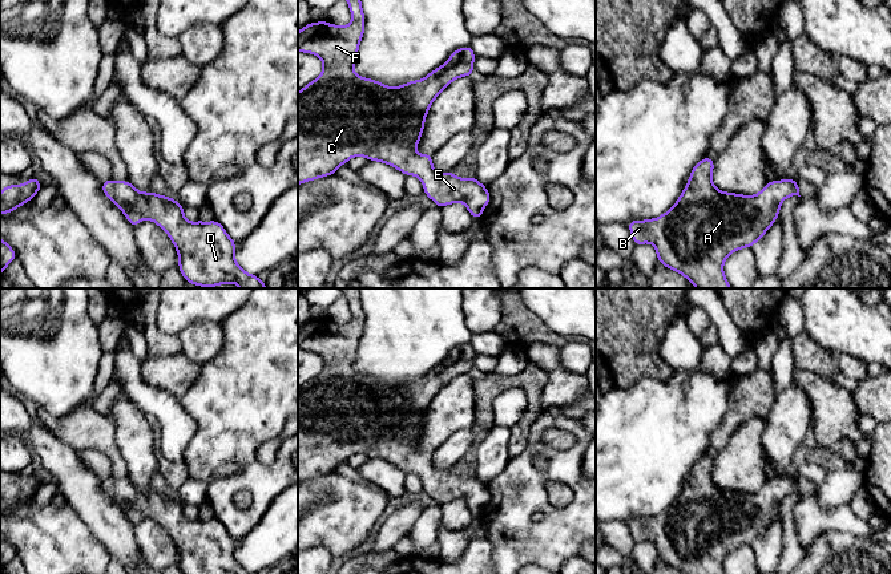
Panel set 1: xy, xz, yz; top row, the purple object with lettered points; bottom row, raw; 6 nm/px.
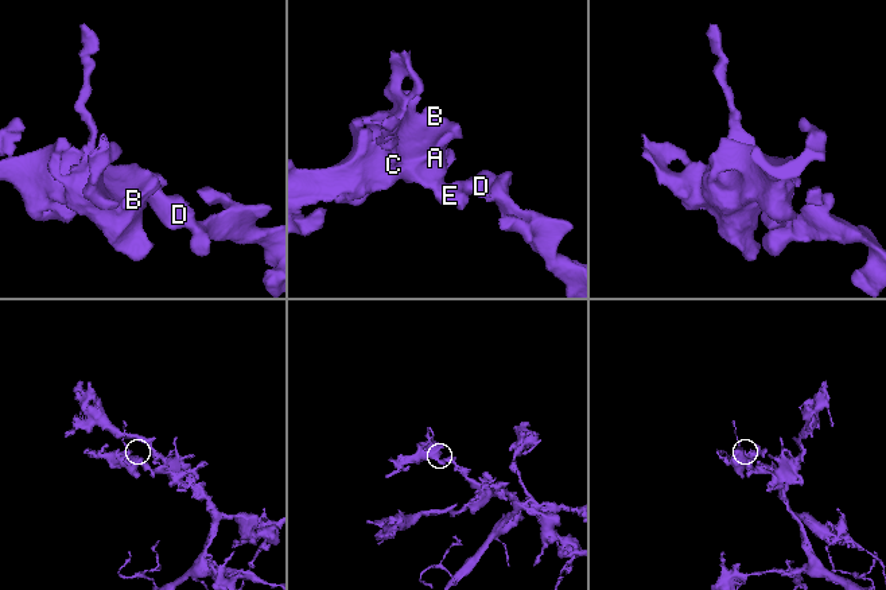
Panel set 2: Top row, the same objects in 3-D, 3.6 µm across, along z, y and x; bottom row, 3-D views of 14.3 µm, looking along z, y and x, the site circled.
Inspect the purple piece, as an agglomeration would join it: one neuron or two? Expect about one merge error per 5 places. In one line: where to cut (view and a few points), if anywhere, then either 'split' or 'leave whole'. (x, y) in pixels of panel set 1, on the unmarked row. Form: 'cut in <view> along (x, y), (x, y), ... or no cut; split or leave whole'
no cut; leave whole

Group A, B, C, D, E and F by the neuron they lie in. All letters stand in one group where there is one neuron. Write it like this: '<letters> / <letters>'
A B C D E F

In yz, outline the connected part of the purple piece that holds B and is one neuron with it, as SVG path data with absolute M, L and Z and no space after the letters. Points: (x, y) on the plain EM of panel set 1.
M705 454L693 465L686 485L669 509L654 517L628 521L636 543L652 541L657 558L684 574L725 574L726 555L758 539L778 516L786 496L801 494L795 477L770 478L755 493L721 489L713 482L713 466L714 458Z

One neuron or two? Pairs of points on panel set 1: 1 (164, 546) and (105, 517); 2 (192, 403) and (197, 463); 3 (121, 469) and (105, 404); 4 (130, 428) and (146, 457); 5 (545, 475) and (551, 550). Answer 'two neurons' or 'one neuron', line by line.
1: two neurons
2: one neuron
3: two neurons
4: one neuron
5: one neuron

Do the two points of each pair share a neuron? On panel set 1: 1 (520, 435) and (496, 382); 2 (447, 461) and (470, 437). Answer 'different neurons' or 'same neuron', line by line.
1: same neuron
2: same neuron

